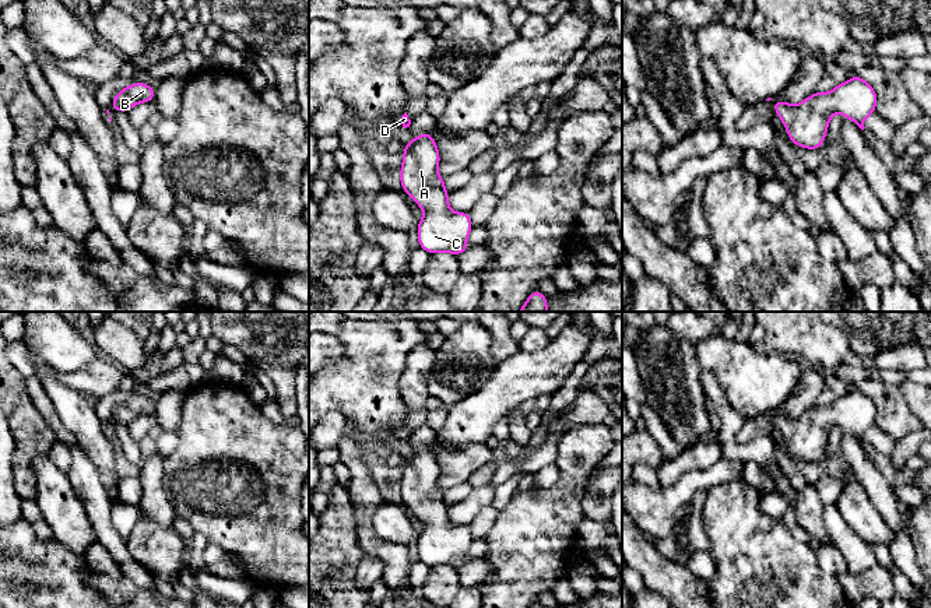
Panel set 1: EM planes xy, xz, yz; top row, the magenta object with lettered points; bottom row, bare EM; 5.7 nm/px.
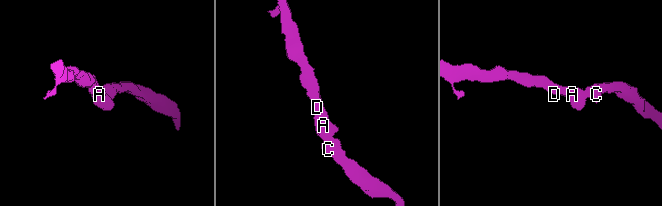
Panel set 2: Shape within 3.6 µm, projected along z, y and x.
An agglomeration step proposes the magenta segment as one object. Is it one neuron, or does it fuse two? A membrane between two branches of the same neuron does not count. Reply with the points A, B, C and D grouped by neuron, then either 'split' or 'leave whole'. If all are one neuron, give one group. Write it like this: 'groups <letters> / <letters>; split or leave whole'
groups A B C D; leave whole

